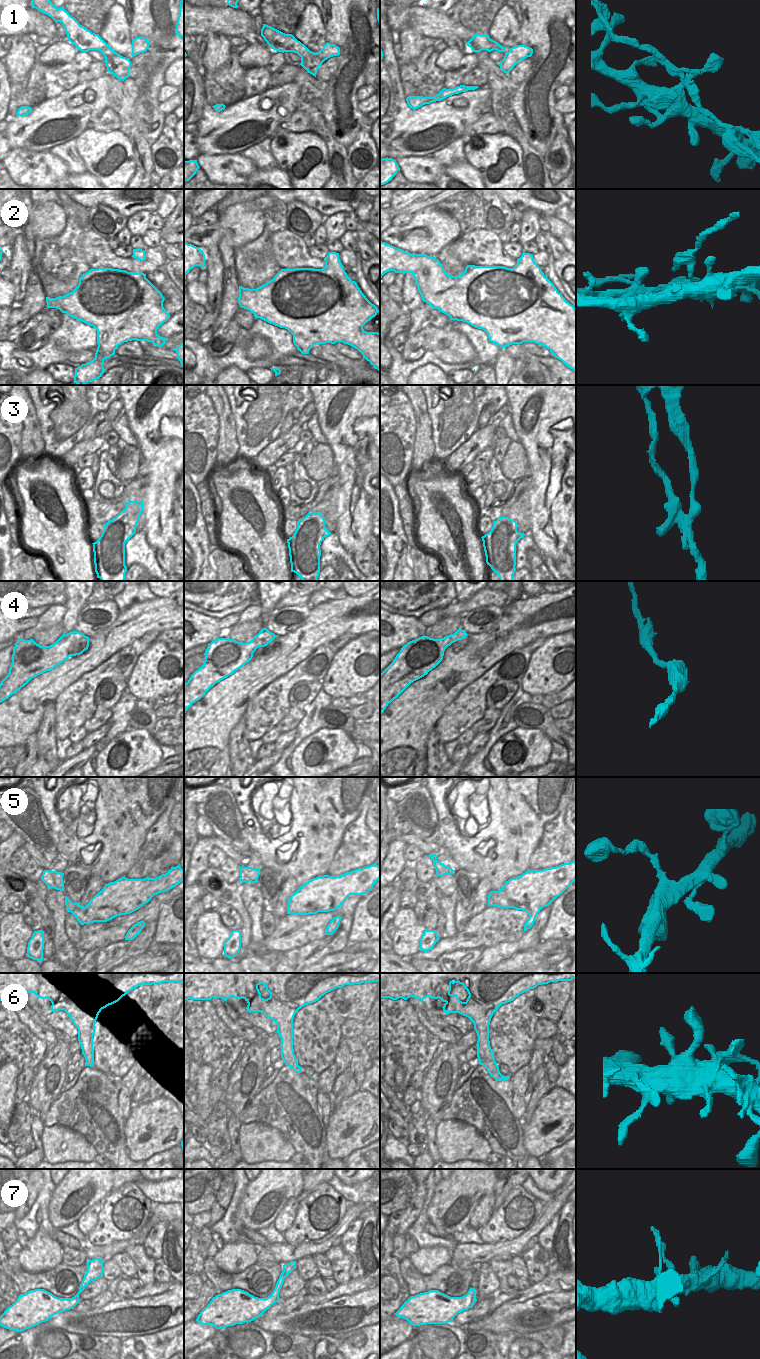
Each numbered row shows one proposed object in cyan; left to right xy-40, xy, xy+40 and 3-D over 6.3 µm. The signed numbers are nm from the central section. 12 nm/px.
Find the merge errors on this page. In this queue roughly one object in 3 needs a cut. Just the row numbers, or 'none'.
1, 2, 3

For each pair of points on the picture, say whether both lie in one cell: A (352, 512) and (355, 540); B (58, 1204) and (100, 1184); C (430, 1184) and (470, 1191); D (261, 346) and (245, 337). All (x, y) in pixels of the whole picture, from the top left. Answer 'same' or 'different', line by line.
A: same
B: same
C: different
D: same

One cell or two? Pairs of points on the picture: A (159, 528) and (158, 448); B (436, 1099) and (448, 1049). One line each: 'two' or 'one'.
A: one
B: one

